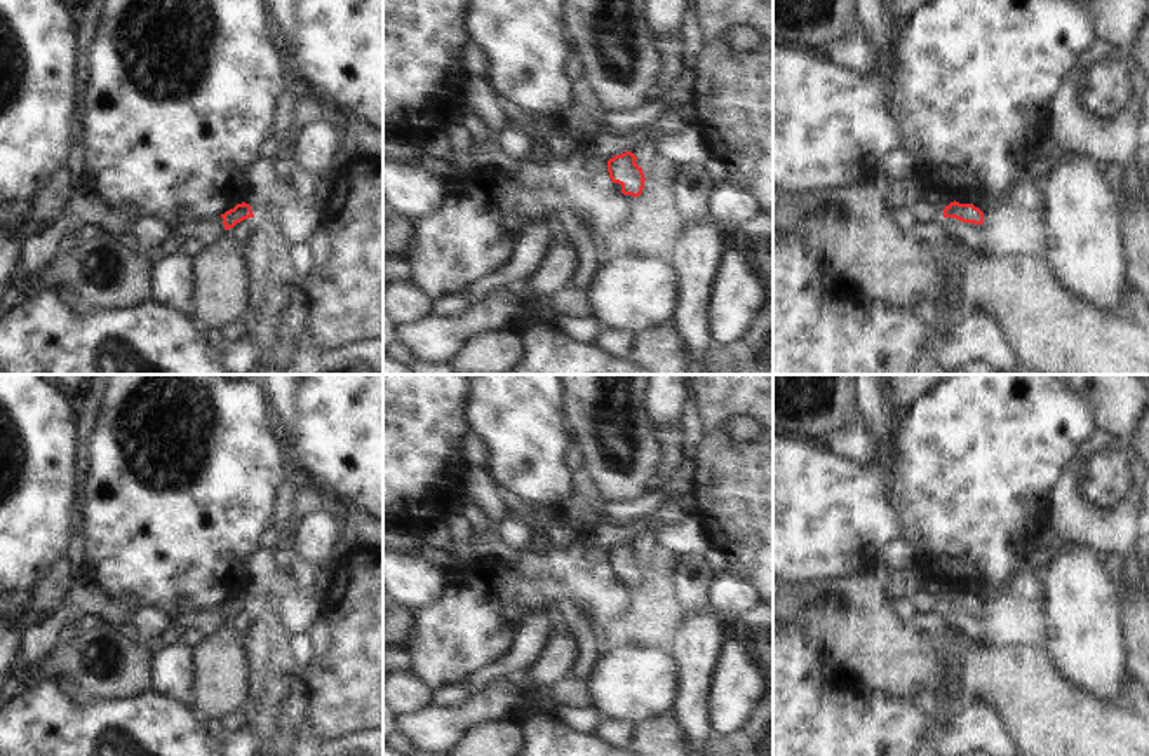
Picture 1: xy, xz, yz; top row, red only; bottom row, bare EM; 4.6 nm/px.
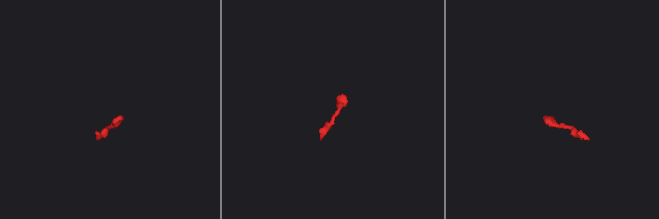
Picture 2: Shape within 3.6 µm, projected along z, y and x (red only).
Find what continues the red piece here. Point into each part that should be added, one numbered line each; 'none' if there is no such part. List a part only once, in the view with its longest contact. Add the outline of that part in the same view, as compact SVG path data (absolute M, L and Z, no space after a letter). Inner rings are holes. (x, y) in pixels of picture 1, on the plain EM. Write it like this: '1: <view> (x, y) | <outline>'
none

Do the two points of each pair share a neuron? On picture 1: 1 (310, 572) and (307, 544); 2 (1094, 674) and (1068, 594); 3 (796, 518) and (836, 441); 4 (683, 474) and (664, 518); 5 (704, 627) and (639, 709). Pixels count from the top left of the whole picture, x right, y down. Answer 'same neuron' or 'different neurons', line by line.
1: different neurons
2: same neuron
3: different neurons
4: different neurons
5: different neurons

